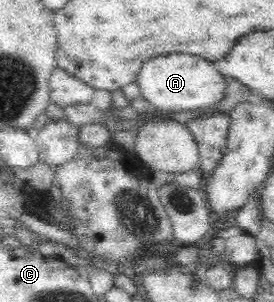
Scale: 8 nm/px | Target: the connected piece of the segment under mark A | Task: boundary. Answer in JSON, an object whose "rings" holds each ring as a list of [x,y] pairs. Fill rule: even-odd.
{"rings":[[[170,53],[150,59],[140,68],[137,82],[142,96],[156,108],[166,112],[212,111],[226,95],[226,79],[212,61],[192,53]]]}

